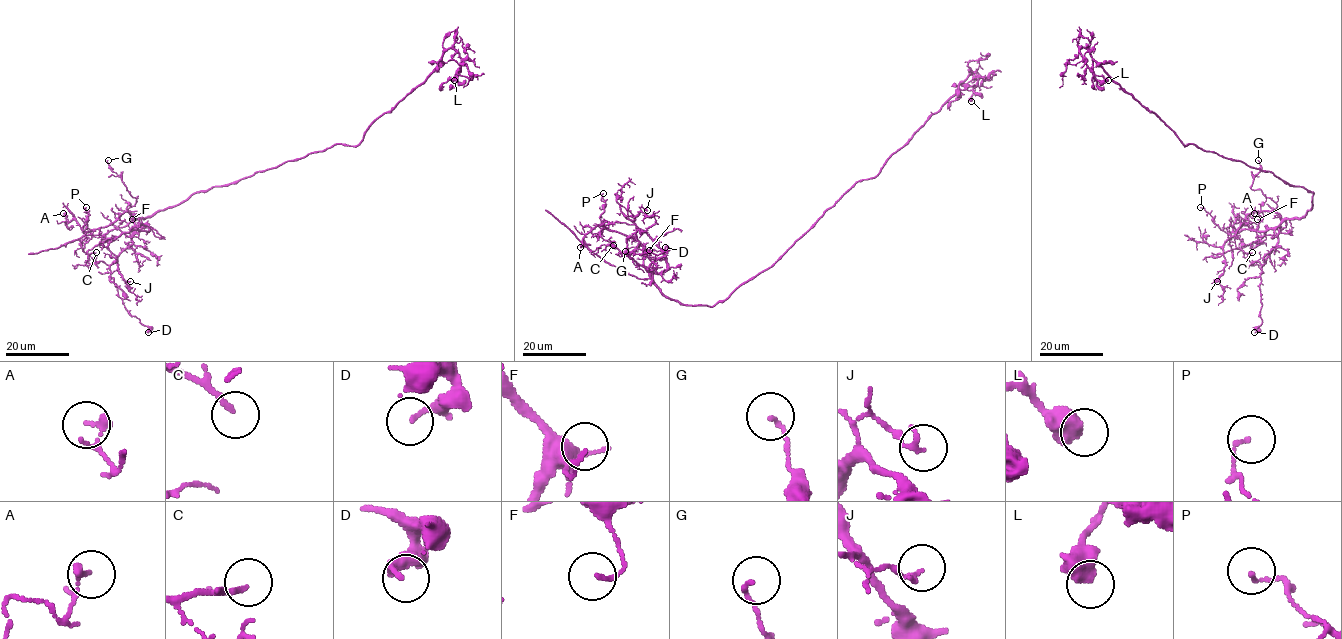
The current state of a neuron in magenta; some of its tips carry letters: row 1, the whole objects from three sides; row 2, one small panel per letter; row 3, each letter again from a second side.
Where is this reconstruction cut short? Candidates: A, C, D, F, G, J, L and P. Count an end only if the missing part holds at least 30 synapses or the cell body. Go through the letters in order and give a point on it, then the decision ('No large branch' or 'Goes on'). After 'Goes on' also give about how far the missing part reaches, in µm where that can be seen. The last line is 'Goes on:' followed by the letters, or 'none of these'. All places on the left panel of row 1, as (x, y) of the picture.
A: Place: (63, 213). No large branch
C: Place: (96, 252). No large branch
D: Place: (148, 332). No large branch
F: Place: (132, 219). No large branch
G: Place: (108, 160). No large branch
J: Place: (130, 281). No large branch
L: Place: (454, 80). No large branch
P: Place: (86, 207). No large branch
Goes on: none of these

